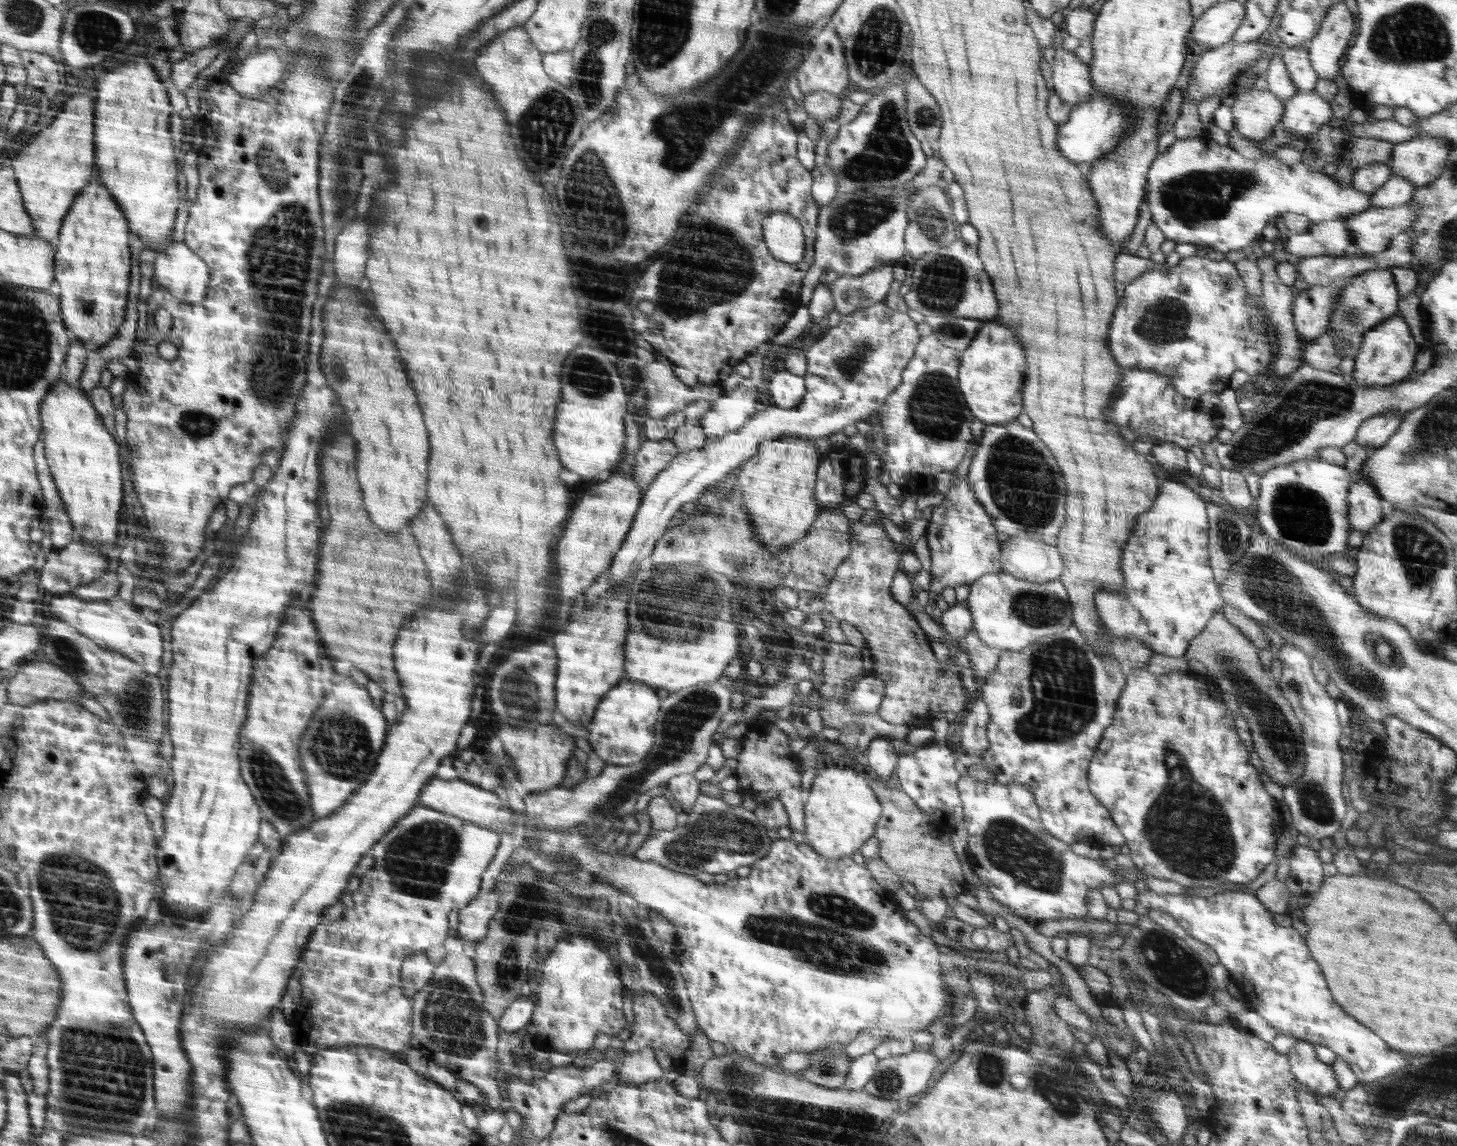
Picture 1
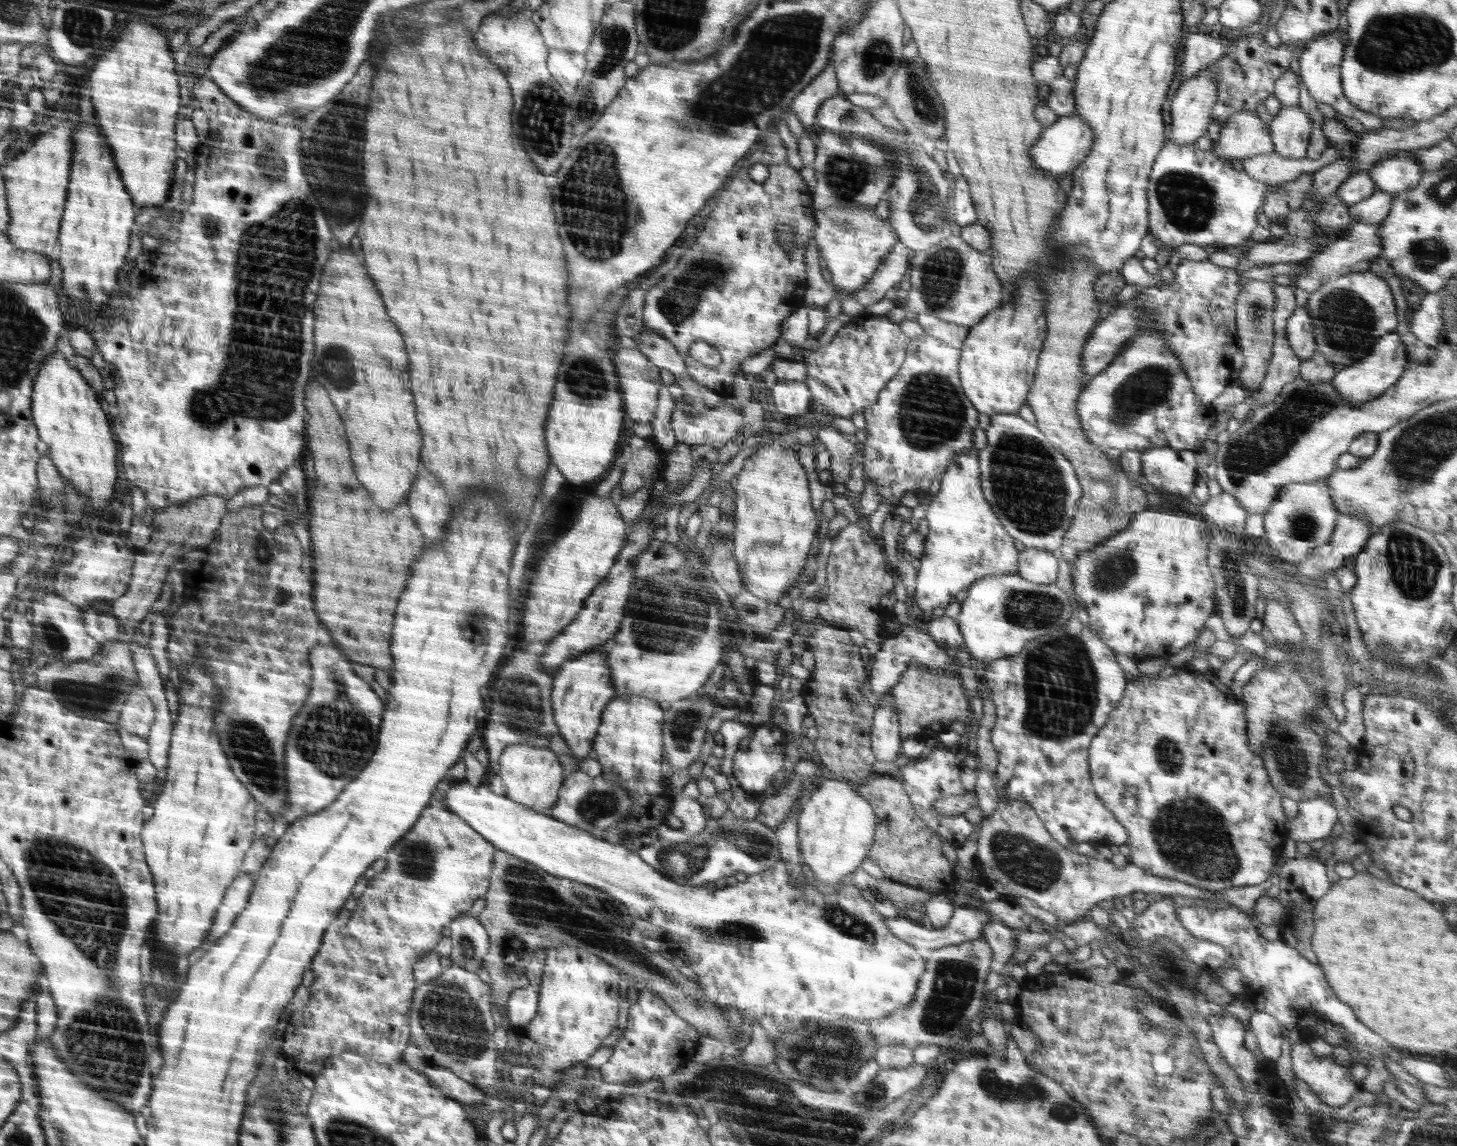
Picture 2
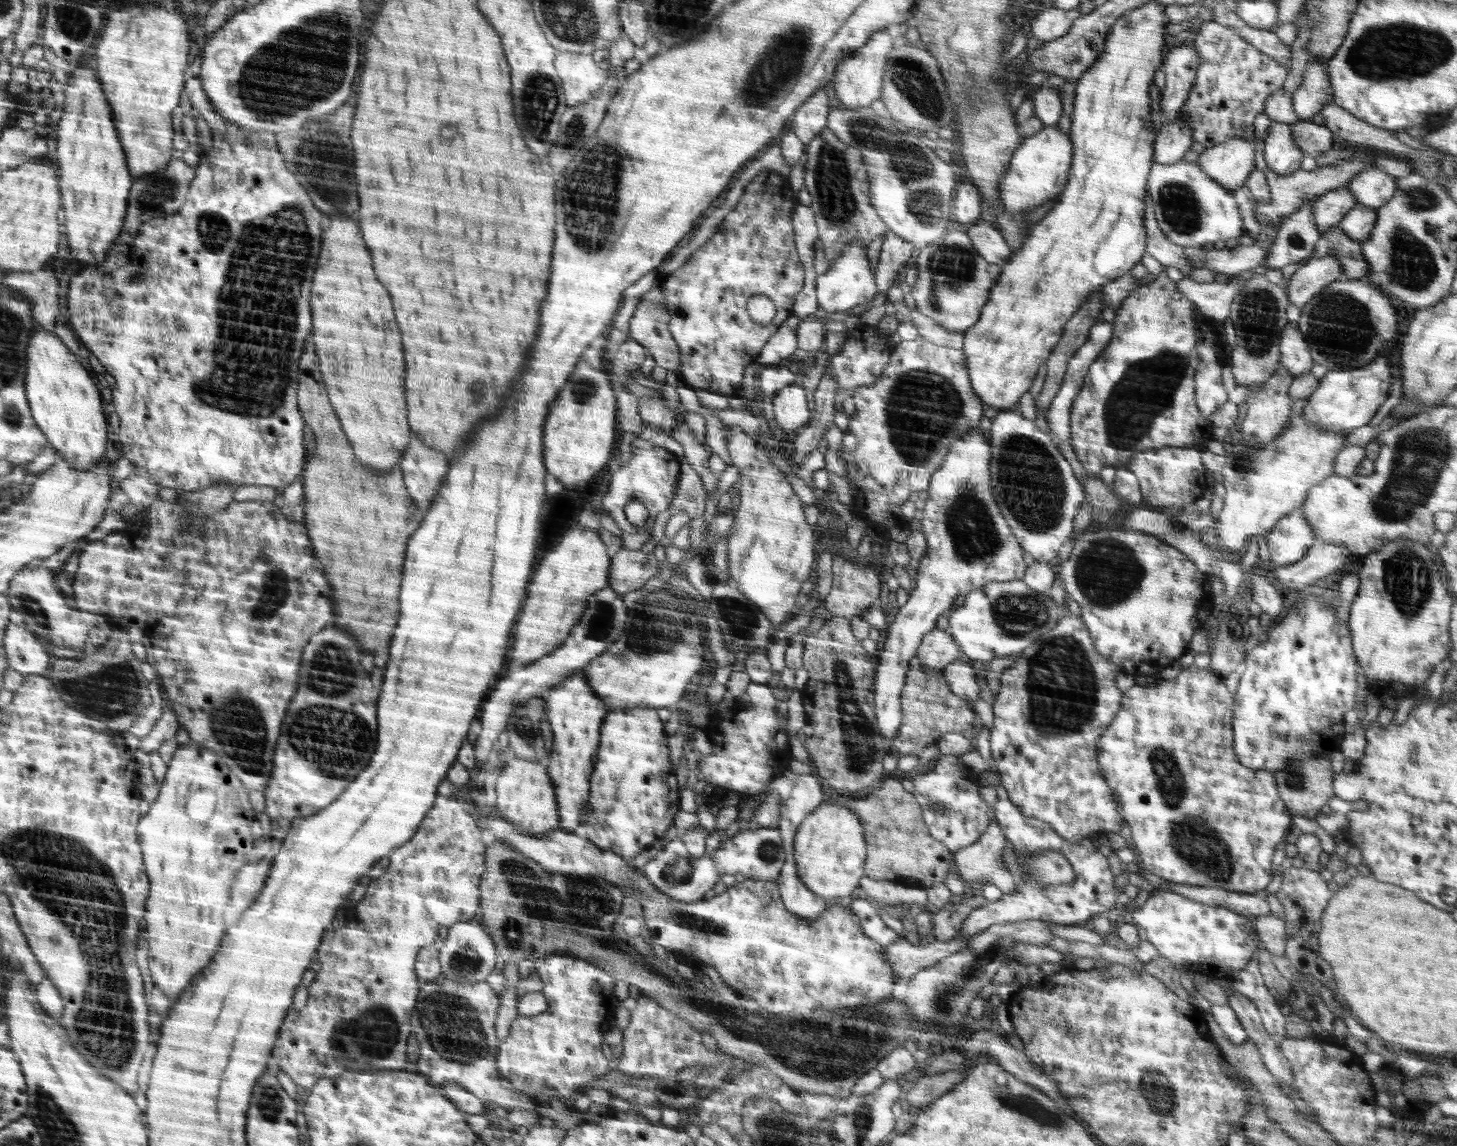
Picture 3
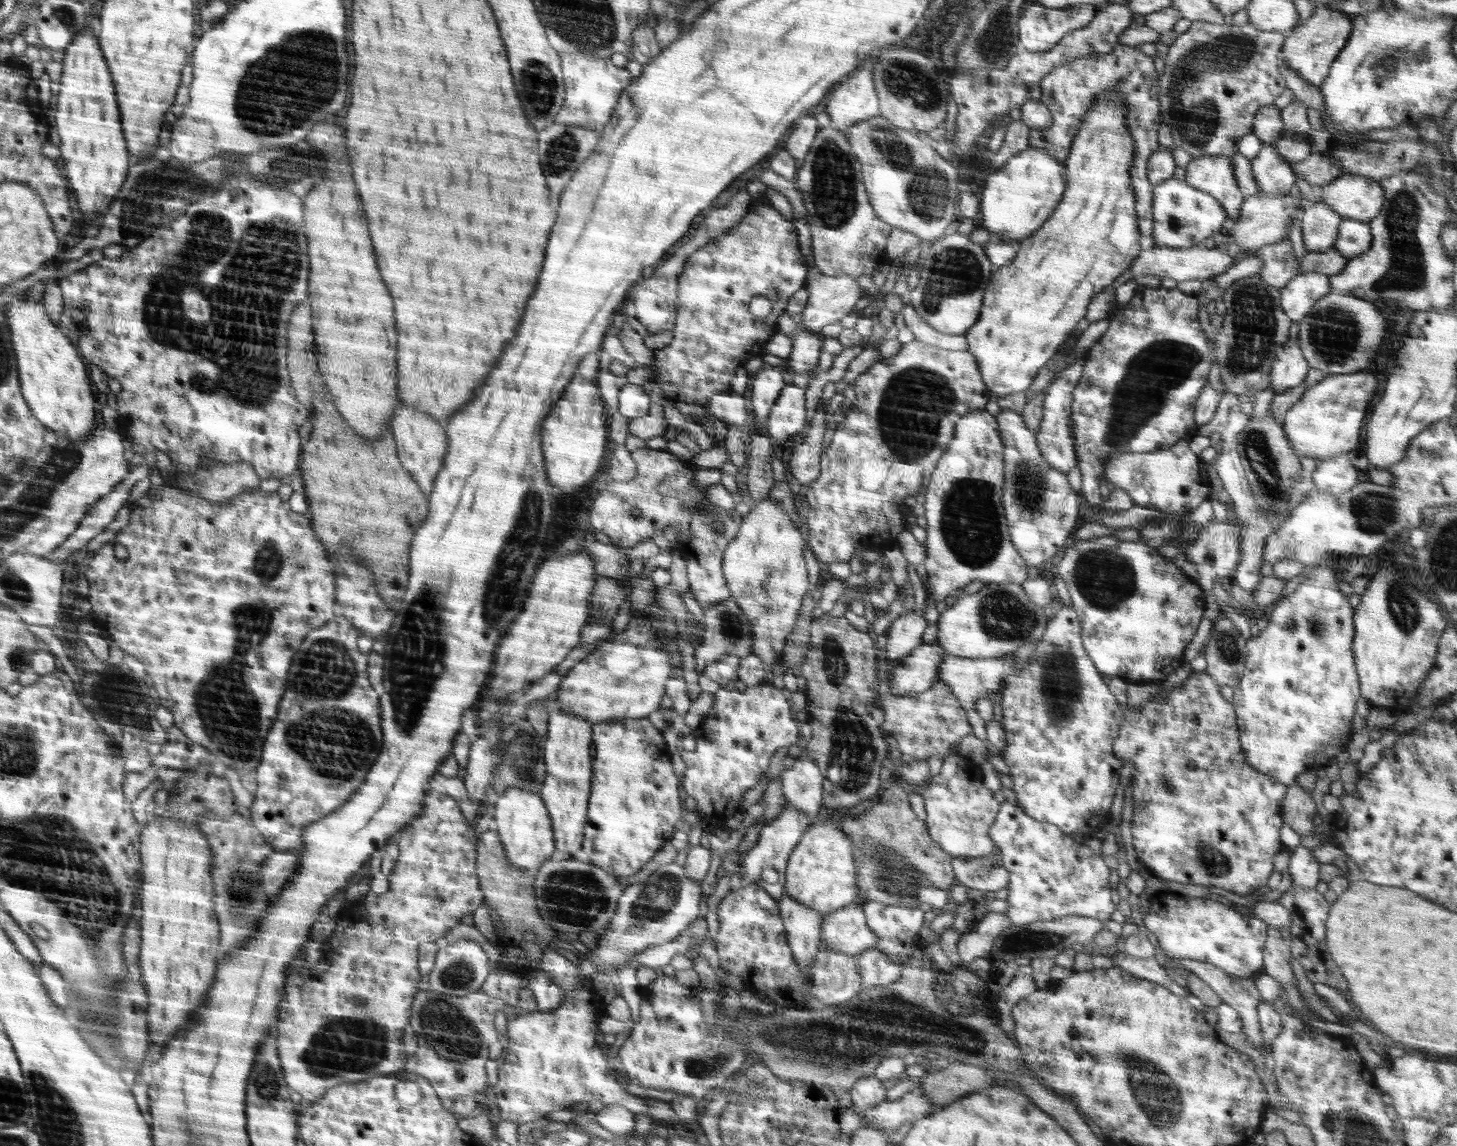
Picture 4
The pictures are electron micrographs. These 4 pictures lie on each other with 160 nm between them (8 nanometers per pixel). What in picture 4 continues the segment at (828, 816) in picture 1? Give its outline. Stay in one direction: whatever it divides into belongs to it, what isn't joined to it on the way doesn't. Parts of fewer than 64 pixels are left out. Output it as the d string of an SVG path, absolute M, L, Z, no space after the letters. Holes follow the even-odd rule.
M813 820L804 837L795 846L787 864L785 893L800 904L805 904L824 915L840 910L857 900L858 864L852 840L842 830L841 822Z

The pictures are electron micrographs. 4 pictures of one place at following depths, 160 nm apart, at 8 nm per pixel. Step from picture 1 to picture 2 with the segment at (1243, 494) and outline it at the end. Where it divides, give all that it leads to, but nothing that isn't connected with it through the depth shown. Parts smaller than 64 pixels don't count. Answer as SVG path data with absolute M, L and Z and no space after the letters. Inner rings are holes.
M1222 492L1201 504L1200 514L1208 526L1223 526L1226 529L1243 533L1249 513L1233 494Z

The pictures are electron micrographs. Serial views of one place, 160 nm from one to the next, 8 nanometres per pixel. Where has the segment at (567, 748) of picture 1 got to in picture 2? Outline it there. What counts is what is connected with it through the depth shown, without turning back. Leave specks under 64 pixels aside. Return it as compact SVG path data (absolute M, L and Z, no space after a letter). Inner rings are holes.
M516 742L507 746L499 756L499 771L506 788L505 796L526 807L550 815L550 809L559 801L561 786L566 776L558 757L549 747L531 748L529 744Z

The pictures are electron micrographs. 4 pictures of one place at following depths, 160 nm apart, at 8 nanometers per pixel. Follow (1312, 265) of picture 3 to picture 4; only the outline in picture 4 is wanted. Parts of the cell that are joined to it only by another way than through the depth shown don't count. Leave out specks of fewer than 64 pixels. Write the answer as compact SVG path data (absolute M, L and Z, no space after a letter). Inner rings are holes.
M1319 272L1298 273L1280 289L1281 307L1291 322L1299 323L1328 291L1329 275Z

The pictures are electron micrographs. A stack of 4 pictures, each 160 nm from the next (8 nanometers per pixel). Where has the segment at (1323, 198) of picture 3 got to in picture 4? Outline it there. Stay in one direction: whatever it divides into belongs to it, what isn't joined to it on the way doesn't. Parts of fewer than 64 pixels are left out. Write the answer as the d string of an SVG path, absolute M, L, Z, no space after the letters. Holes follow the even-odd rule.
M1318 198L1316 205L1307 204L1302 210L1302 238L1307 252L1324 252L1333 246L1336 240L1342 217L1331 210L1325 202Z

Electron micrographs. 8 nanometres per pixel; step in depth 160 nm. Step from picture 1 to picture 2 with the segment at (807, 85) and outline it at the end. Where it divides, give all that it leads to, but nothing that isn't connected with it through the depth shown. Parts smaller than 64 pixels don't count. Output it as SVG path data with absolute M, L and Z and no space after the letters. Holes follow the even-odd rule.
M831 60L823 72L808 86L805 86L805 89L793 100L789 110L793 110L794 114L800 118L806 133L810 133L814 123L817 123L817 112L821 108L821 104L836 95L839 86L836 67Z

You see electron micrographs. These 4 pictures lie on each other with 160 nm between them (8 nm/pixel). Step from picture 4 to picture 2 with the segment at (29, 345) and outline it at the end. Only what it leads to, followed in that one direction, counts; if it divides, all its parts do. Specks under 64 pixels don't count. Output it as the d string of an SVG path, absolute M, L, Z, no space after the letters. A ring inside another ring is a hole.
M52 353L42 368L41 376L38 377L33 399L33 415L41 440L48 444L51 457L58 465L66 484L72 485L86 497L86 500L91 502L91 506L102 510L108 504L114 492L114 484L116 484L116 442L112 438L106 414L100 408L100 402L96 400L93 386L86 382L82 372L74 367L70 360L63 358L59 353Z

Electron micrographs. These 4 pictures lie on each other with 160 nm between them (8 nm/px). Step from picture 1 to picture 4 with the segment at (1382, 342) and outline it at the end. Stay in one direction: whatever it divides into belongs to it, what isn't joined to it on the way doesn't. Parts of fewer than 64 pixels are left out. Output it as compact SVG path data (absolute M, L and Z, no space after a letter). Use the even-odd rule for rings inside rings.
M1366 372L1328 375L1314 387L1308 387L1302 398L1286 412L1282 421L1286 438L1298 457L1316 459L1316 462L1346 455L1356 450L1360 430L1368 414L1368 404L1378 391L1378 377Z

